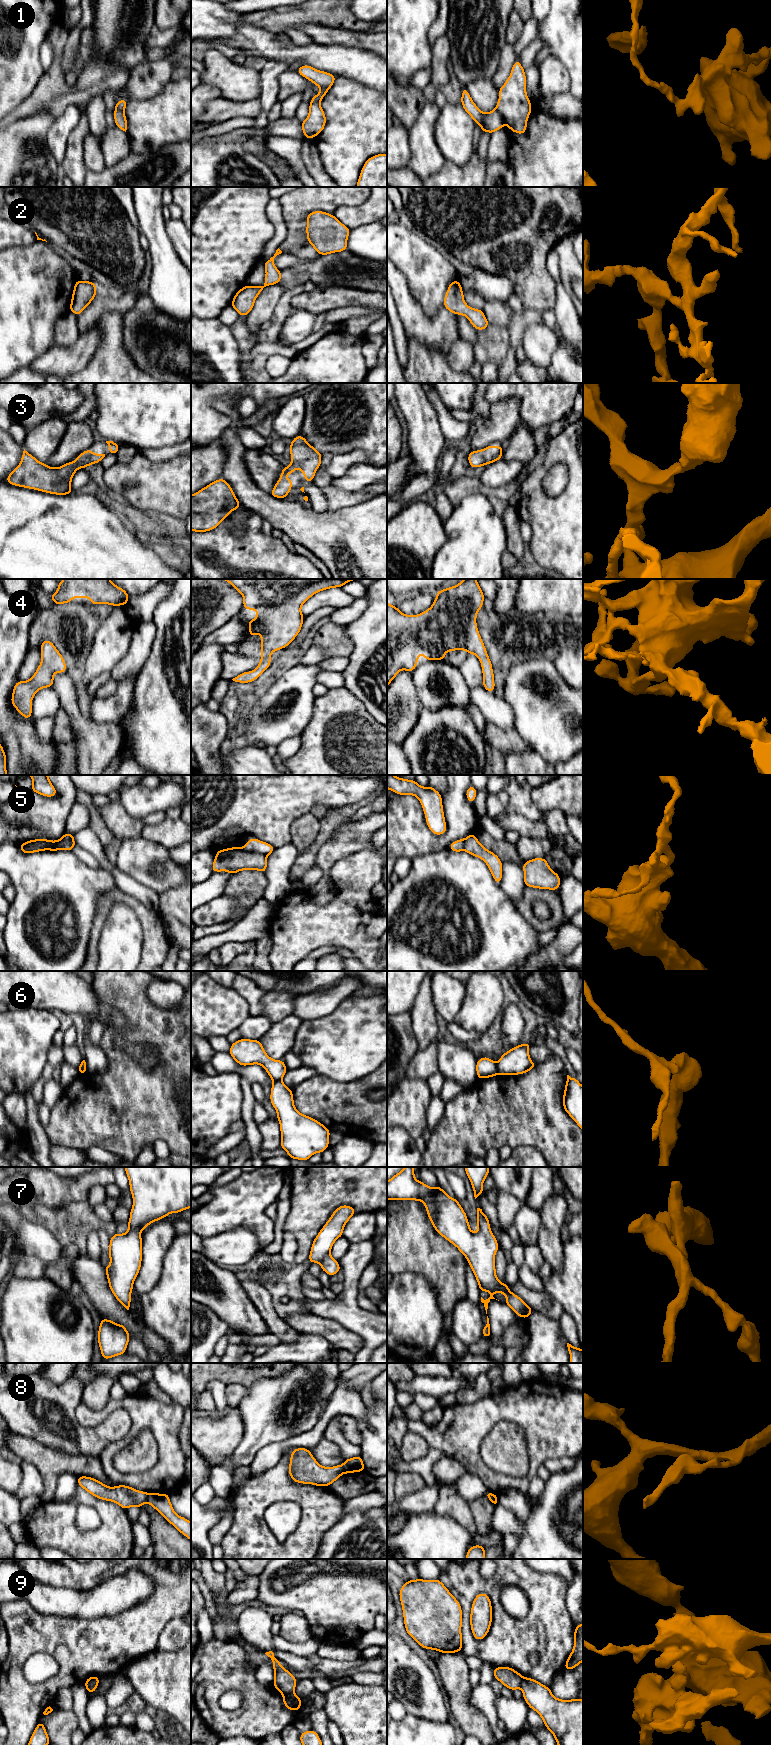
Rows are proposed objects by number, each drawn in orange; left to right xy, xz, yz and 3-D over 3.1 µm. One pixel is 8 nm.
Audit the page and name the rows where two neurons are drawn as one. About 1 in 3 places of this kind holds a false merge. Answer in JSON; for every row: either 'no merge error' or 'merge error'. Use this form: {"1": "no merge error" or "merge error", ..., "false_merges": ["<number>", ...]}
{"1": "merge error", "2": "no merge error", "3": "no merge error", "4": "no merge error", "5": "merge error", "6": "merge error", "7": "no merge error", "8": "merge error", "9": "merge error", "false_merges": ["1", "5", "6", "8", "9"]}

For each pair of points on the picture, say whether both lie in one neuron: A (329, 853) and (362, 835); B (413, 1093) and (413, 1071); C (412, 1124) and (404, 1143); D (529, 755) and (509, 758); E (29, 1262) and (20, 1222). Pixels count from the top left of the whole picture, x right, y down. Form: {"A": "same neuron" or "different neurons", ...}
{"A": "same neuron", "B": "different neurons", "C": "different neurons", "D": "same neuron", "E": "different neurons"}

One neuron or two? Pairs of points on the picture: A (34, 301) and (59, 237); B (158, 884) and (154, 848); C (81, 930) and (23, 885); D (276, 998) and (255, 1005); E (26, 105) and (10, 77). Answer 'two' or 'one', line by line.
A: two
B: one
C: one
D: two
E: two

